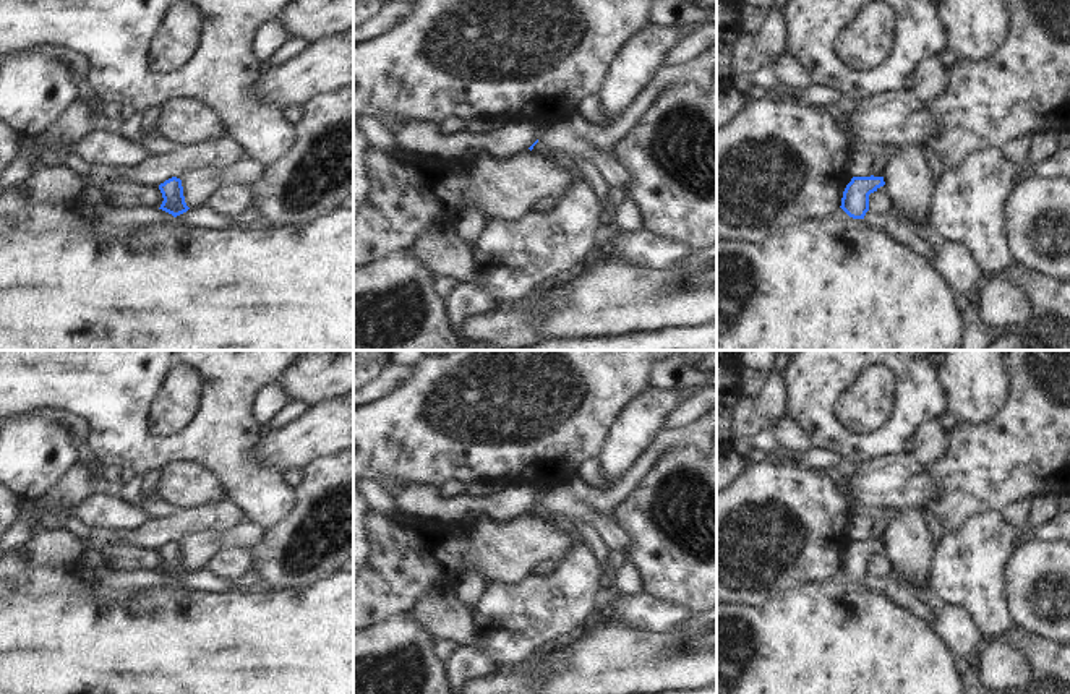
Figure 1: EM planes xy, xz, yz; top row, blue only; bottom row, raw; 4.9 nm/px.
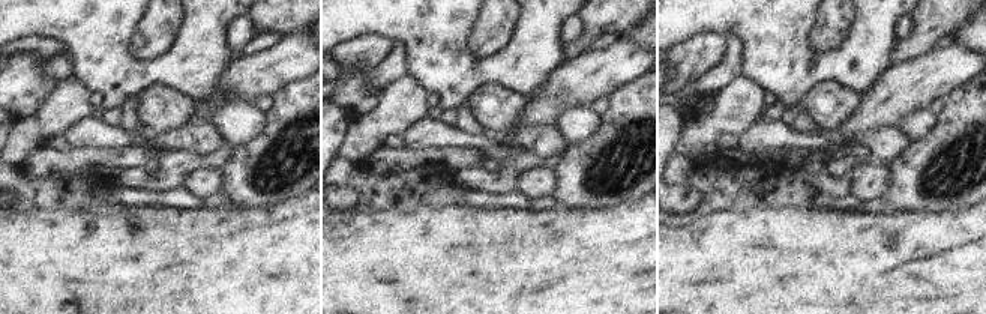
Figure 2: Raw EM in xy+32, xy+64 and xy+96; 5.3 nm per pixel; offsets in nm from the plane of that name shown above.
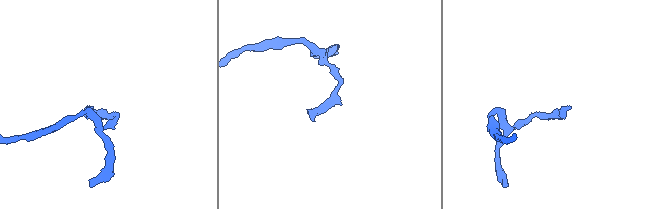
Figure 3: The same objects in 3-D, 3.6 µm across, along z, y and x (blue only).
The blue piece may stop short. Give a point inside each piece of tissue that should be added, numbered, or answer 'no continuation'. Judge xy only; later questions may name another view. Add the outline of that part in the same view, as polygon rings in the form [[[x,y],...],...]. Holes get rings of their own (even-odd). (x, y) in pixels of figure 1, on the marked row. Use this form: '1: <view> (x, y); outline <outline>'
no continuation

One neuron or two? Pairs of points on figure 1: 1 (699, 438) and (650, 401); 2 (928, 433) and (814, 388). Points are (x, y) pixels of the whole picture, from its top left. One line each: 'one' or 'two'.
1: two
2: two

